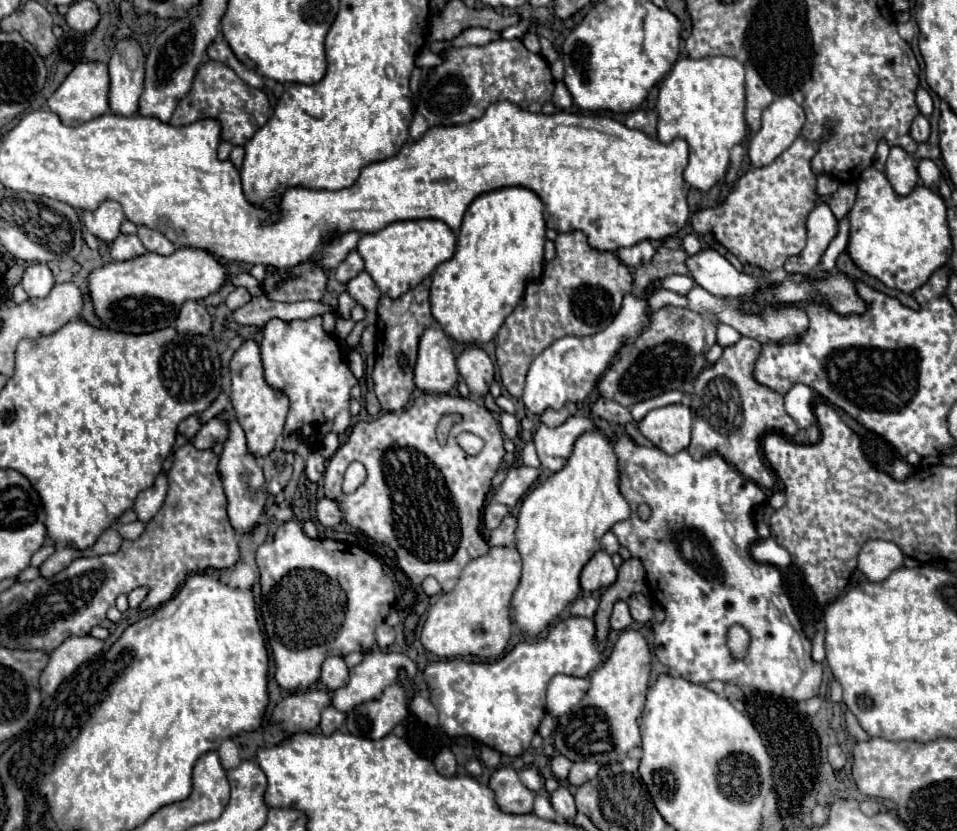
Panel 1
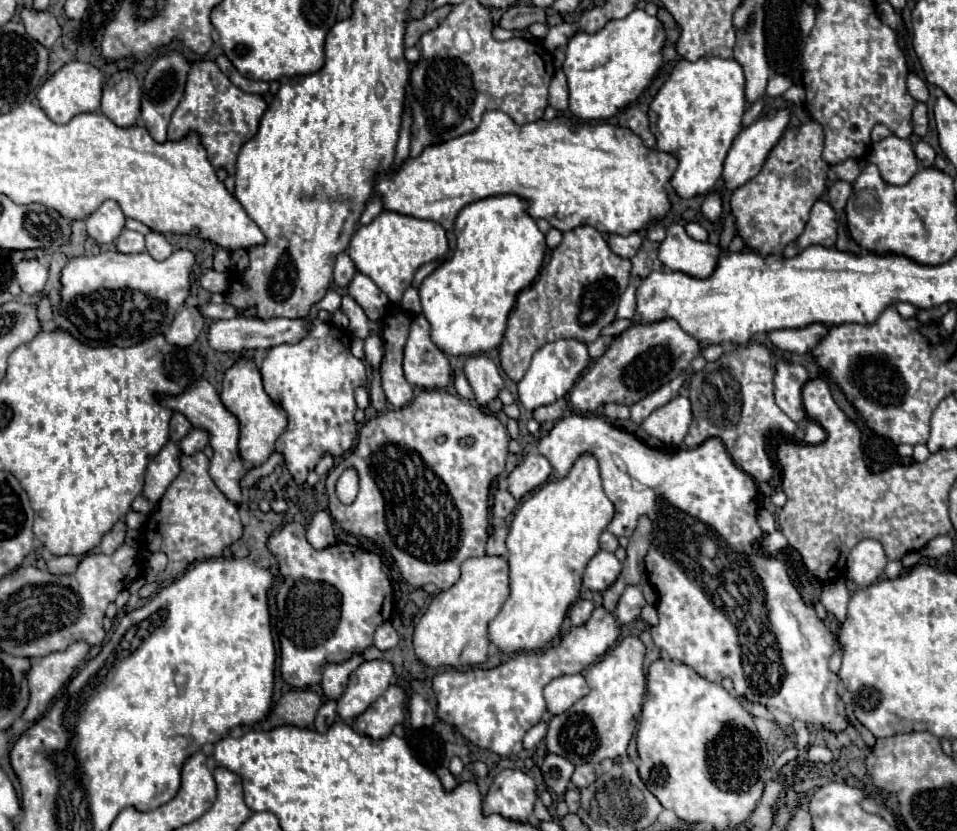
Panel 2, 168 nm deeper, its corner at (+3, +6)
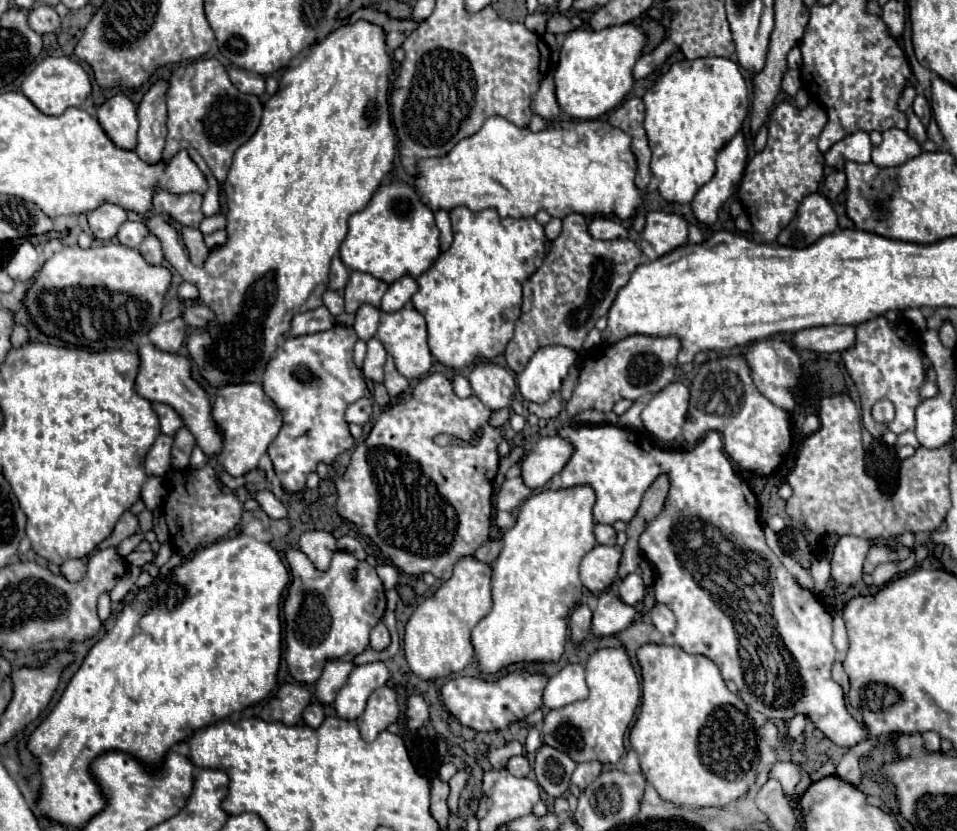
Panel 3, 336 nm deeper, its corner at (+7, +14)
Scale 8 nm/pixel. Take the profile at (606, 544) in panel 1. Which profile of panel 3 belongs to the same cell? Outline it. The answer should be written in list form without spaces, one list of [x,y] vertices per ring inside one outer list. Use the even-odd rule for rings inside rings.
[[[596,524],[596,528],[594,528],[594,536],[596,536],[596,542],[598,542],[598,544],[610,544],[610,546],[616,544],[616,532],[614,532],[612,526]]]

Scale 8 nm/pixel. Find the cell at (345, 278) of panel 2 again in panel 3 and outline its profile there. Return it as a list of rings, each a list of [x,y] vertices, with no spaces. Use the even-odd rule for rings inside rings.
[[[334,256],[332,266],[330,266],[330,288],[342,290],[348,282],[348,276],[350,276],[350,270],[344,266],[344,262],[338,256]]]

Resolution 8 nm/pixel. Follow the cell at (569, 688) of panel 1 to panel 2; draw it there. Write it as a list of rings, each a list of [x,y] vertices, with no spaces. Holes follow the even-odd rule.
[[[582,674],[554,678],[544,688],[544,698],[546,698],[550,714],[566,712],[576,700],[584,698],[586,694],[588,694],[588,684],[586,684]]]

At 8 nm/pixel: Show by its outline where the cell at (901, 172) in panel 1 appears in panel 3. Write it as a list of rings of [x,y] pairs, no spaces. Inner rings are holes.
[[[900,128],[886,130],[882,138],[882,144],[872,148],[872,162],[880,168],[902,166],[904,162],[916,158],[922,152],[920,144]]]

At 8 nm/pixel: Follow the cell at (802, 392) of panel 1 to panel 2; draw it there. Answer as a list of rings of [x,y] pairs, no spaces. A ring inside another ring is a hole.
[[[778,362],[774,372],[774,400],[778,408],[792,418],[794,422],[800,422],[806,412],[802,404],[802,388],[808,382],[808,370],[800,364],[790,362]]]

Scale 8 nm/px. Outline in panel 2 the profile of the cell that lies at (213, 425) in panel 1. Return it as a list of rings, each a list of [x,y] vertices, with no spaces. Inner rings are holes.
[[[194,428],[188,432],[188,436],[180,442],[180,450],[182,454],[194,454],[194,452],[200,452],[208,446],[208,432],[200,430],[200,428]]]

